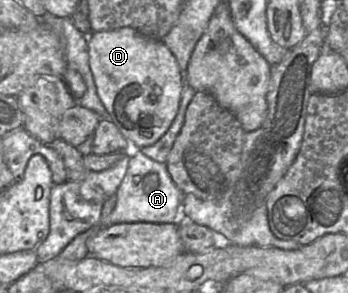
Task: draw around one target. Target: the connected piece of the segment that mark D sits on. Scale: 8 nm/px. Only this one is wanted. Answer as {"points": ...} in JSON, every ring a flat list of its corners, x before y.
{"points":[[122,27,93,33,89,56,98,96,131,148,141,149,157,142,171,126,182,93,181,71,169,48,162,40]]}

